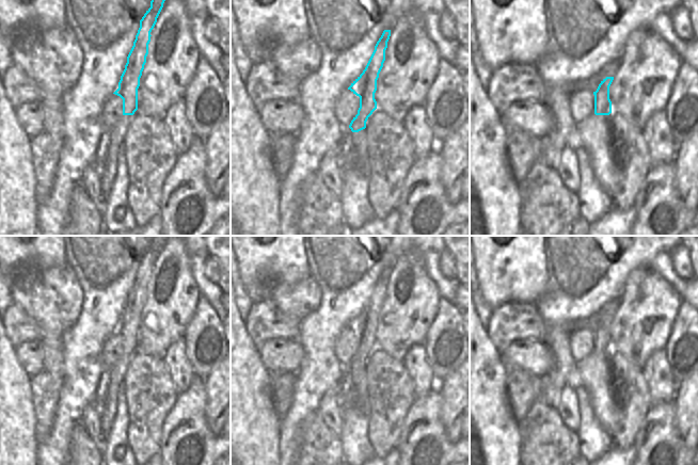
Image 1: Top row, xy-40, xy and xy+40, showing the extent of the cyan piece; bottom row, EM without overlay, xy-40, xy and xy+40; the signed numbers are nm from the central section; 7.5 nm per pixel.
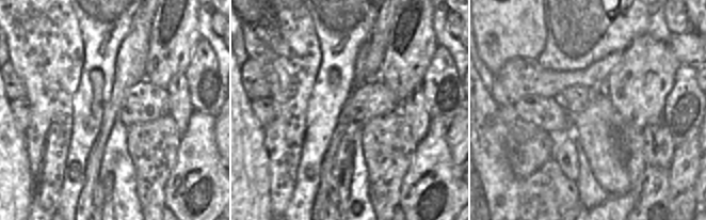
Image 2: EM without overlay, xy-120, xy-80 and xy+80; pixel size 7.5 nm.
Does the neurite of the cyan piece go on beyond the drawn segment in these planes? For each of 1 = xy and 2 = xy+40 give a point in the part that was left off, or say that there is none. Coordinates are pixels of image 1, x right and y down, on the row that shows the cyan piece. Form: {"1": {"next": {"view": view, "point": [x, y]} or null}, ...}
{"1": {"next": null}, "2": {"next": null}}

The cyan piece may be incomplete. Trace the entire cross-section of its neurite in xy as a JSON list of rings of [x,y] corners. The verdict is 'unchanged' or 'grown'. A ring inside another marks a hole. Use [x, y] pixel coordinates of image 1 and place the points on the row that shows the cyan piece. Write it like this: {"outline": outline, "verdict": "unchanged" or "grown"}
{"outline": [[[384,30],[375,46],[375,50],[363,73],[348,87],[360,97],[358,114],[351,121],[349,128],[352,132],[359,132],[366,128],[366,122],[377,109],[375,93],[377,80],[385,61],[385,50],[391,36],[391,30]]], "verdict": "unchanged"}

